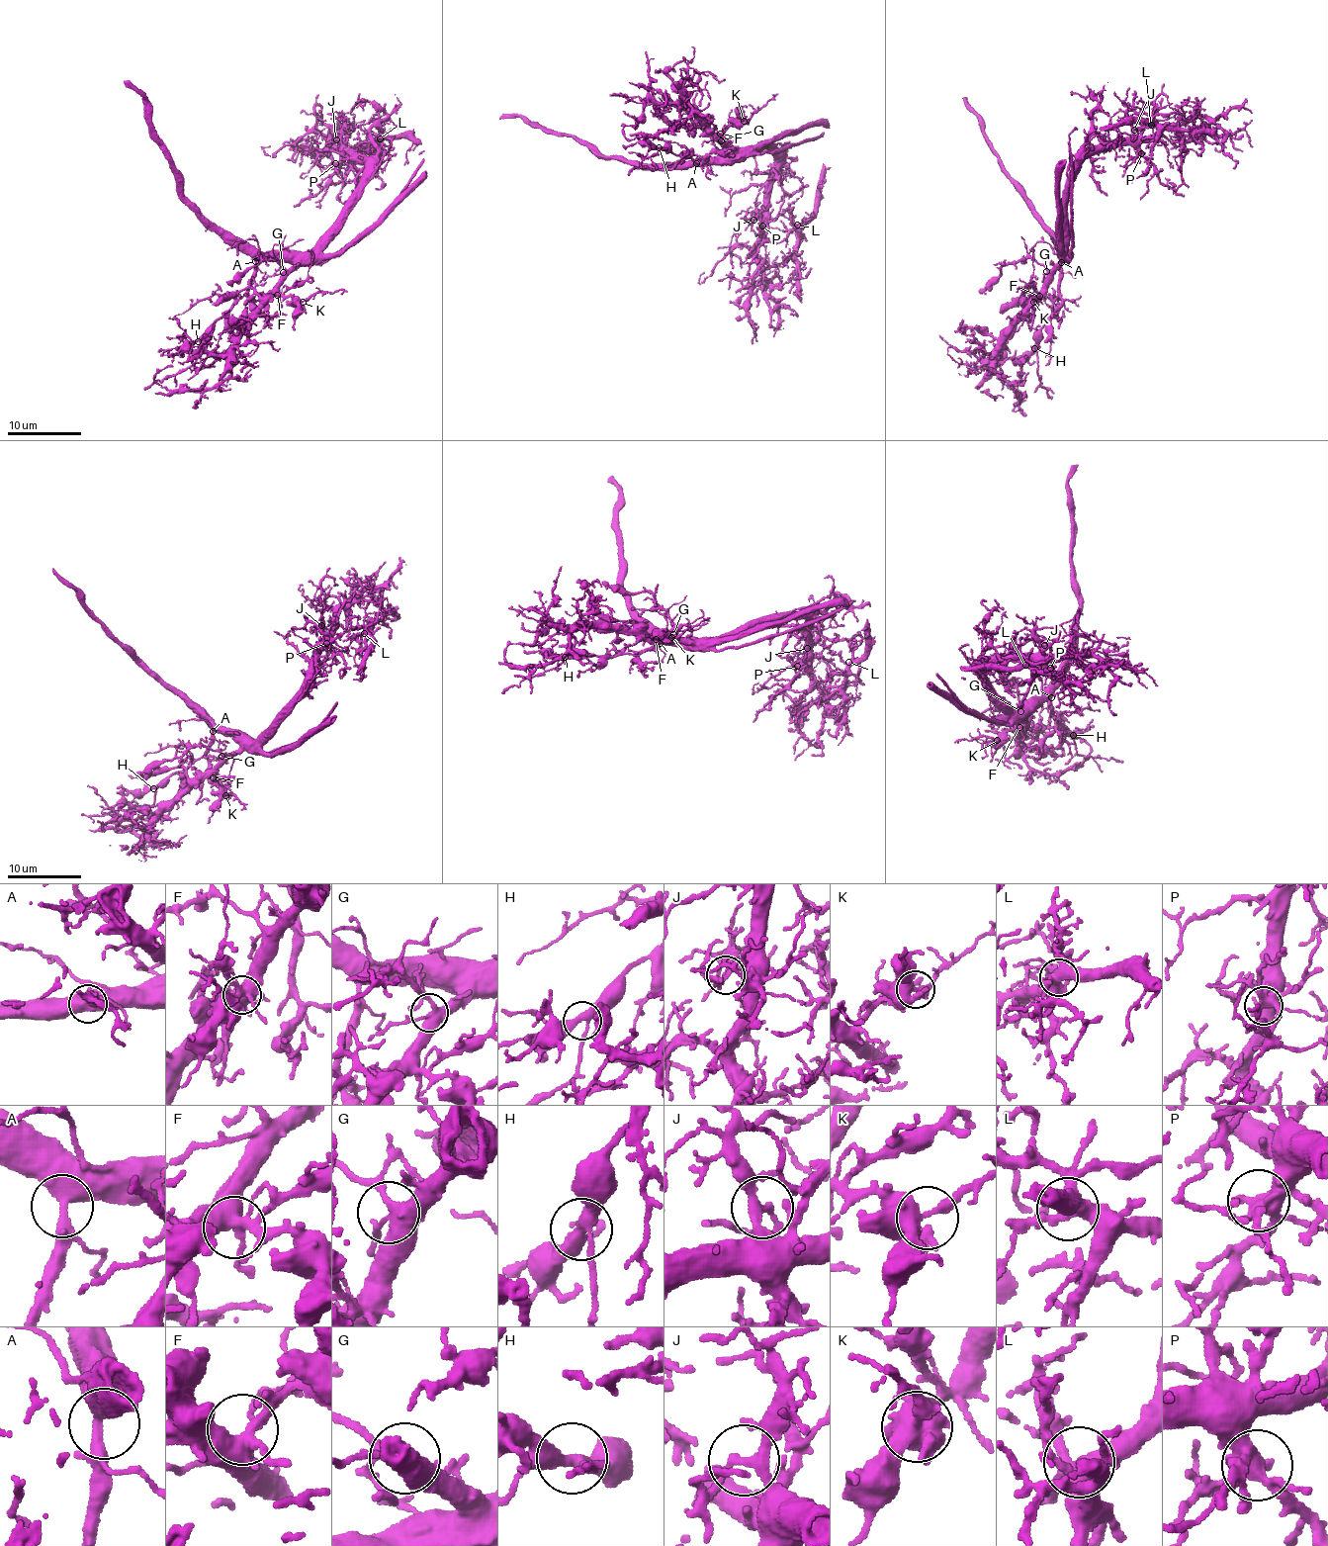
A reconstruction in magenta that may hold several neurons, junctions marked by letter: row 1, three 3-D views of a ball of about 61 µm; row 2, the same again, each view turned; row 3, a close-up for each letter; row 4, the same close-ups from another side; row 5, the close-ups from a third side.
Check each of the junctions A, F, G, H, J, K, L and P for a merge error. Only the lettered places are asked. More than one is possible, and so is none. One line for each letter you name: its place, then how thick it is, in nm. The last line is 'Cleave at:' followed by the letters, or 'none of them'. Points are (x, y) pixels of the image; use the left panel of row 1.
Cleave at: none of them

